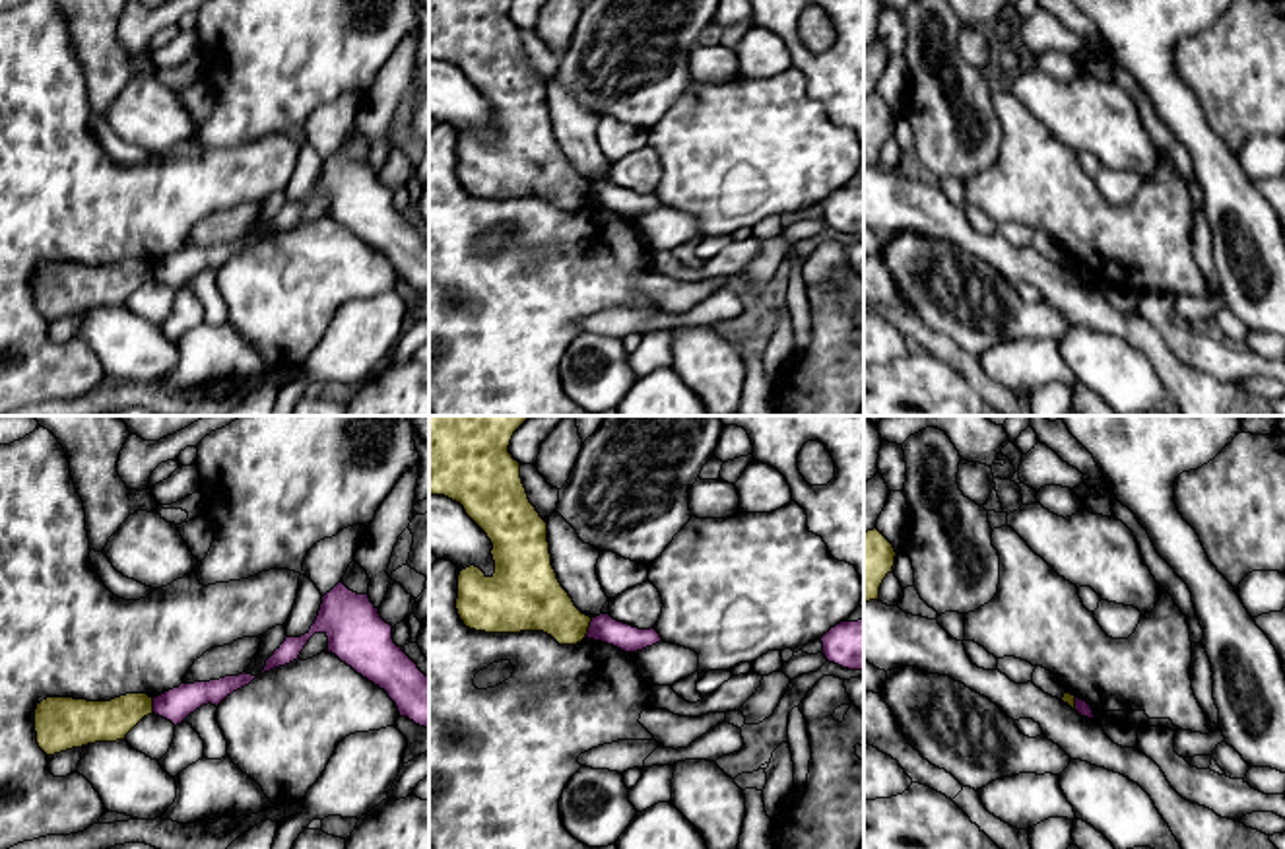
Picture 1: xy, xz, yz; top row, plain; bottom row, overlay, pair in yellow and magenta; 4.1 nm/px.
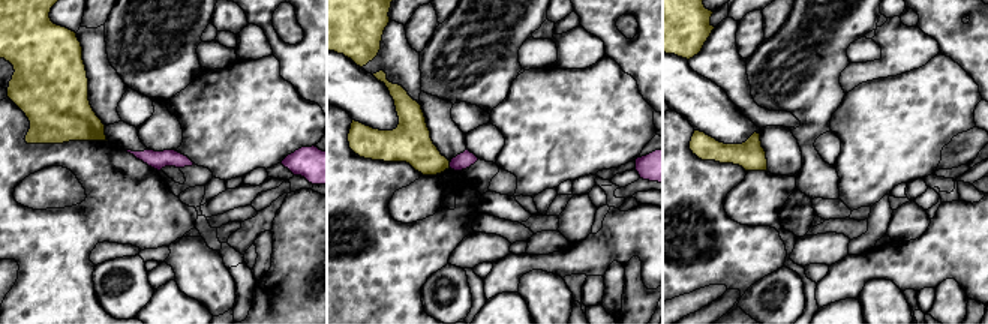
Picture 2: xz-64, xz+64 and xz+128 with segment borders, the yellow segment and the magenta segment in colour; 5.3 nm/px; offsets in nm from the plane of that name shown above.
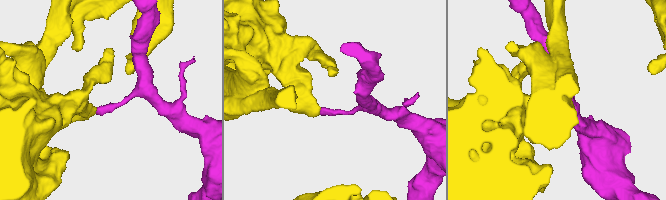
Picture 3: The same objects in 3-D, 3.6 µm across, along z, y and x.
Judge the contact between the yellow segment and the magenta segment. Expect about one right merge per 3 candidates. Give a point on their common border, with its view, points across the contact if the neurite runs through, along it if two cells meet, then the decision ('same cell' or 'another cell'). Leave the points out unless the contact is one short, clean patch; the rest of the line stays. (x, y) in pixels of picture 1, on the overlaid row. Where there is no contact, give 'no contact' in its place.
contact xz (589, 626); border xz (593, 618), (585, 636); another cell

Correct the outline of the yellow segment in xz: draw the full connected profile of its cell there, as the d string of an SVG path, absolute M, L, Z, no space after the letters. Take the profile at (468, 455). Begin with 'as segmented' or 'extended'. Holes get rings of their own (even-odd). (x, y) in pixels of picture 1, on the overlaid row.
as segmented; M429 416L429 495L445 495L460 503L466 515L487 534L493 544L495 573L487 577L470 565L458 575L456 610L466 628L485 633L544 631L559 645L580 643L592 618L582 614L561 587L551 565L547 523L530 503L520 478L520 462L509 453L514 431L530 416Z

